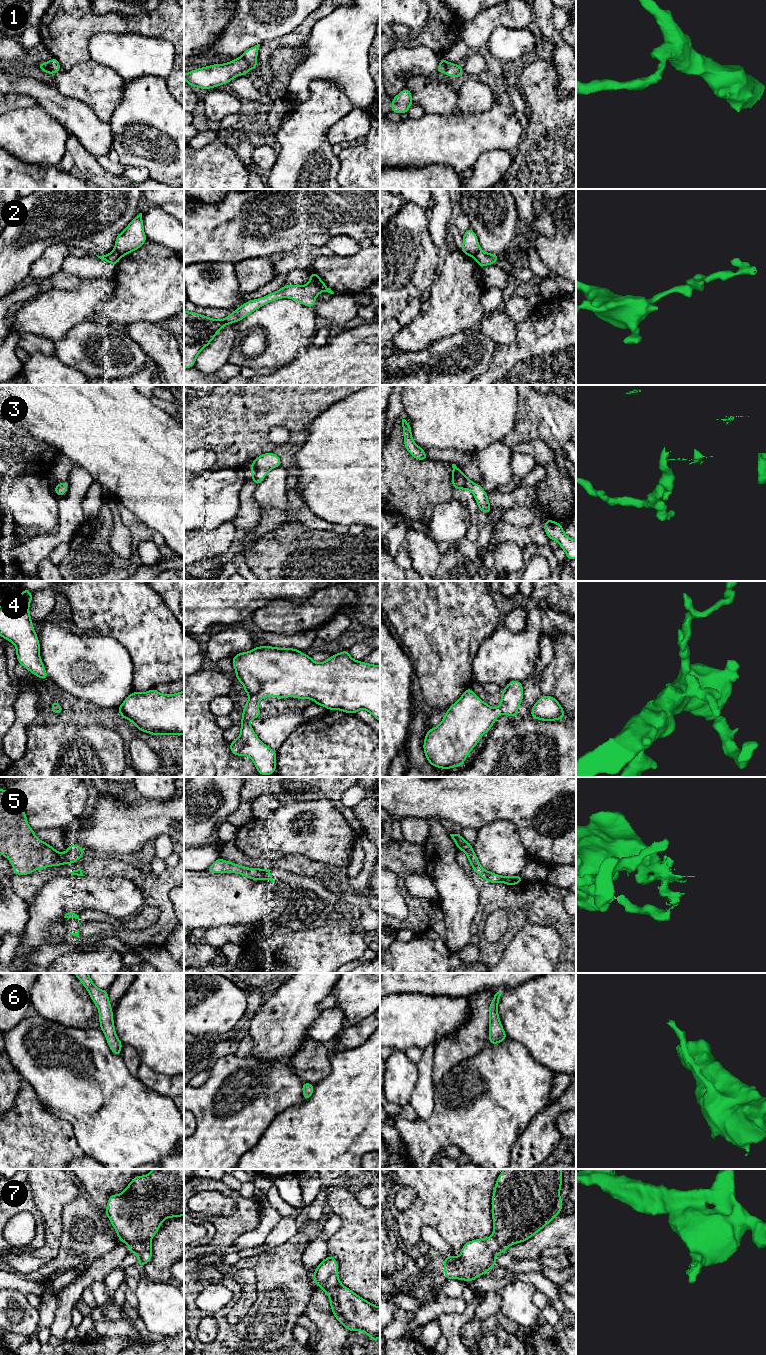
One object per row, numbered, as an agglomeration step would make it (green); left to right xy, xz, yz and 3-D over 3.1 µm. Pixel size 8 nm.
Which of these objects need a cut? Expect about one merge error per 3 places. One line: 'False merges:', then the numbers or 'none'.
False merges: 1, 2

